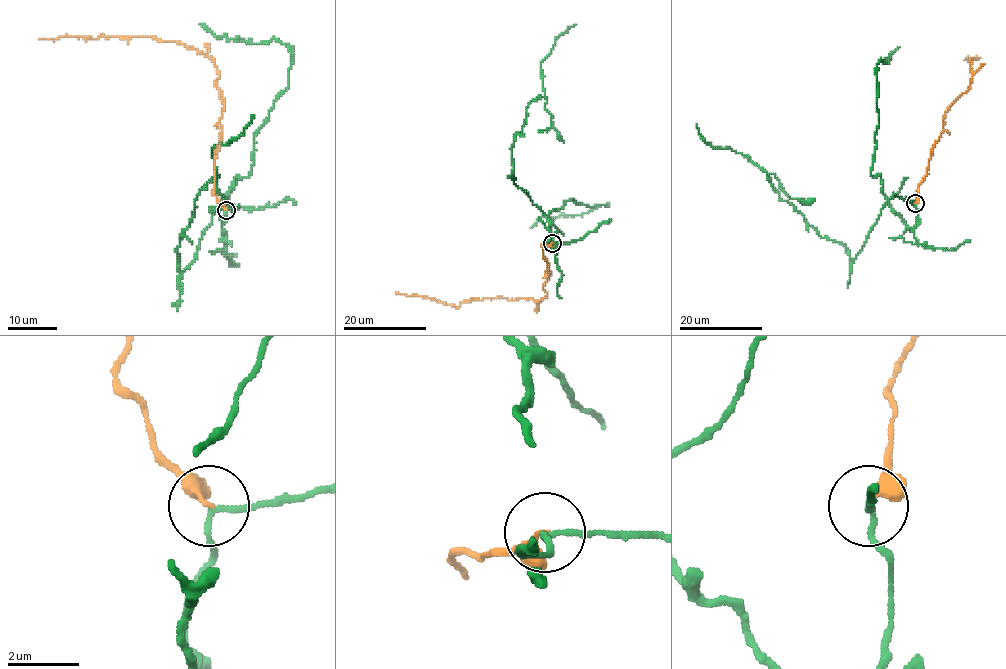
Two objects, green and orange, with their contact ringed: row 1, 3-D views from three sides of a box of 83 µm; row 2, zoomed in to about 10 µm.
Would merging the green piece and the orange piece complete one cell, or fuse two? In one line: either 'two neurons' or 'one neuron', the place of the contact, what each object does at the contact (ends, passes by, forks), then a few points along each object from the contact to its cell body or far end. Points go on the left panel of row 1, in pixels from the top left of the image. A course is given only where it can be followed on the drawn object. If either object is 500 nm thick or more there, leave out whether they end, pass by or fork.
two neurons | (226, 210) | green passes by | orange ends | green via (226, 210), (225, 243), (218, 209), (179, 278), (180, 236), (216, 175), (211, 149), (253, 116) | orange via (226, 210), (214, 190), (223, 101), (215, 84), (218, 74), (212, 59), (183, 44), (152, 37), (38, 38)

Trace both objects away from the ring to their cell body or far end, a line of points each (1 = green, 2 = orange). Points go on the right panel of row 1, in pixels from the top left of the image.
1: (914, 203), (912, 231), (887, 202), (852, 260), (783, 200), (767, 174), (740, 153), (712, 147), (696, 124)
2: (914, 203), (931, 150), (942, 130), (945, 112), (967, 89), (971, 77), (970, 58), (979, 58), (964, 59)

